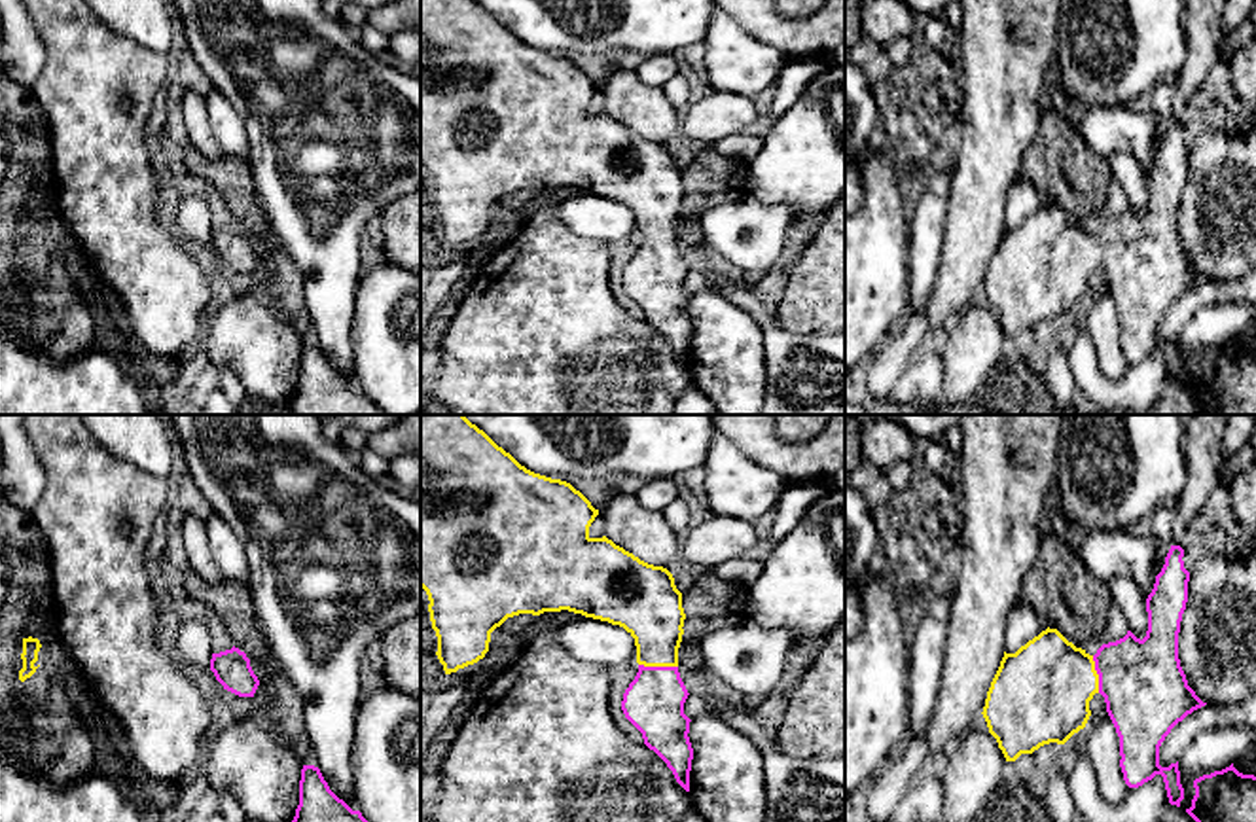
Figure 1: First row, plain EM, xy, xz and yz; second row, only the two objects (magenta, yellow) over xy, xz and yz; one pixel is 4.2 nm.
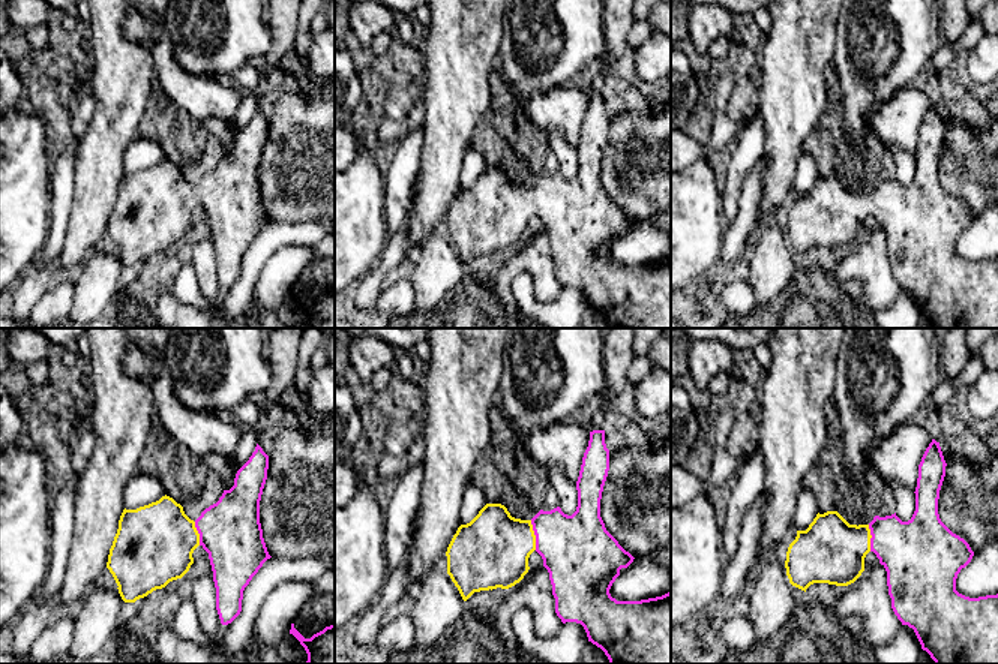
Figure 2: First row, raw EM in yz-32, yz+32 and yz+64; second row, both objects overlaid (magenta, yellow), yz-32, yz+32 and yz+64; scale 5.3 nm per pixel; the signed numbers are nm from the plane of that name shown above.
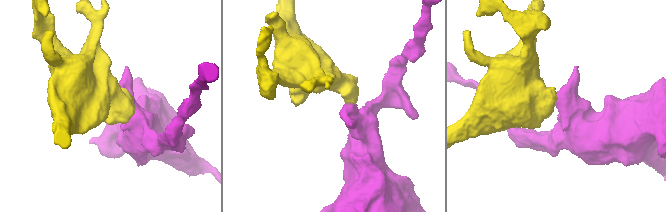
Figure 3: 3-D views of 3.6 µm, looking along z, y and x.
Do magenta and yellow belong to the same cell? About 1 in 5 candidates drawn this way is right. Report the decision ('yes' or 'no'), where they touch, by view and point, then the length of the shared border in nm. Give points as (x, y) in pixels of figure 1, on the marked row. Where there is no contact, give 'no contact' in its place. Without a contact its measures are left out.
yes; contact xz (658, 667); length 170 nm

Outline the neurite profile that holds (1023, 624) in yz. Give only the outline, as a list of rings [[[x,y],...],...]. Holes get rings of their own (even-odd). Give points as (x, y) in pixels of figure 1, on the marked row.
[[[1017,602],[1006,619],[1004,652],[1015,653],[1029,640],[1048,629],[1048,619],[1034,608]]]

